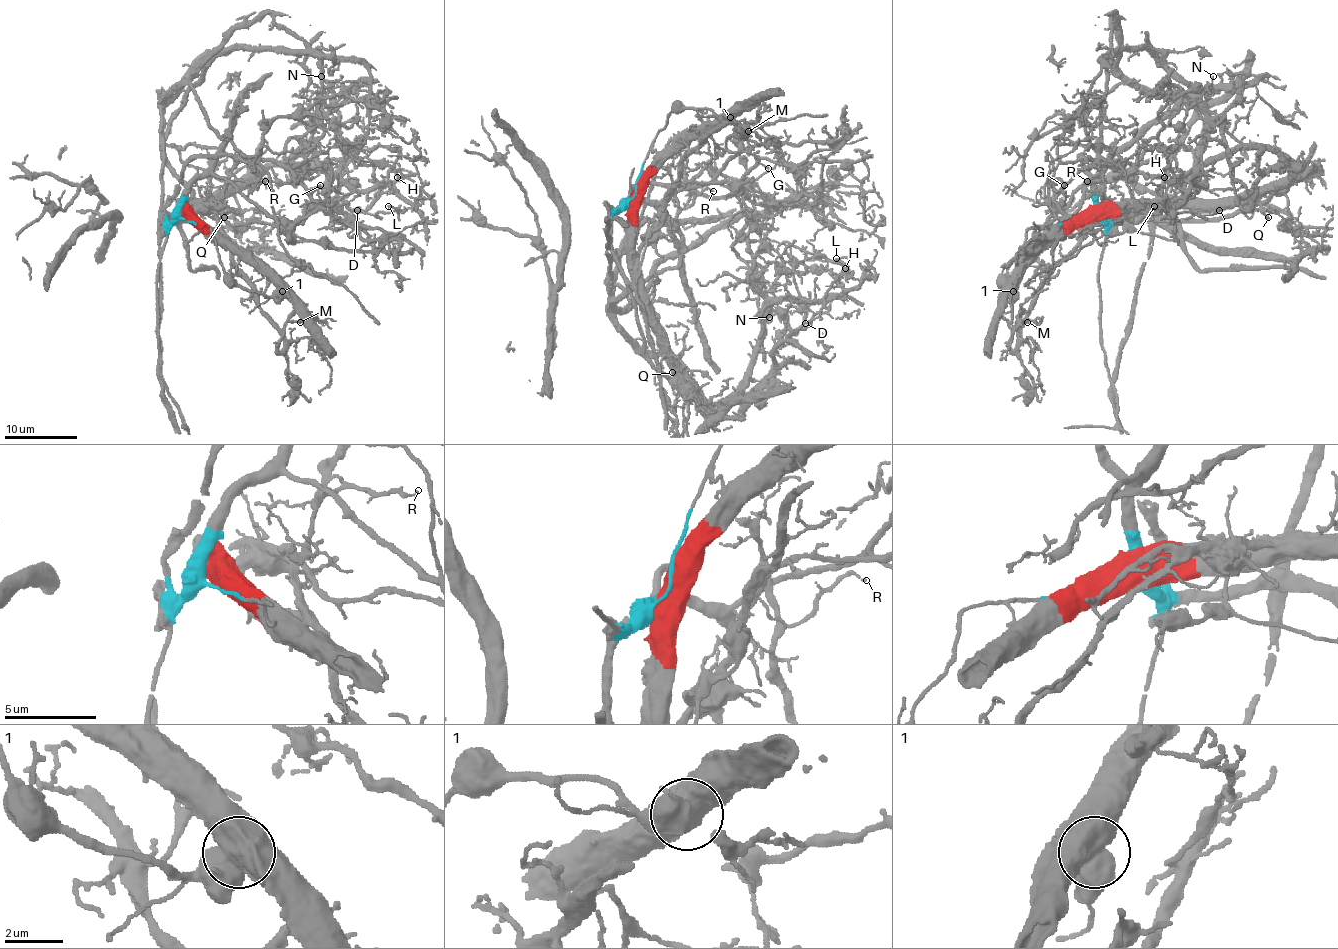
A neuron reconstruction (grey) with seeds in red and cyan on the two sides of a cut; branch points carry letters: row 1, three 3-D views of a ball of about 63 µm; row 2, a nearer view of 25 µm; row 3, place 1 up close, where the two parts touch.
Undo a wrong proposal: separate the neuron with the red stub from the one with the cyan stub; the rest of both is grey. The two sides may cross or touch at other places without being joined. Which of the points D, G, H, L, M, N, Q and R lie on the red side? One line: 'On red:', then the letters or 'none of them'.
On red: D, H, L, M, N, Q

